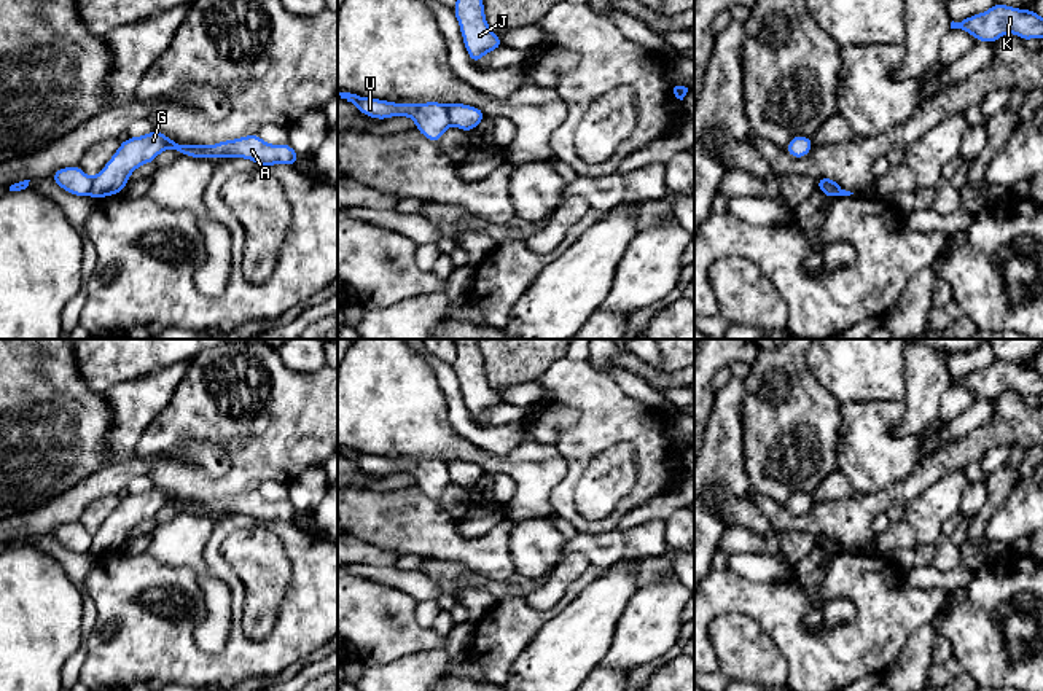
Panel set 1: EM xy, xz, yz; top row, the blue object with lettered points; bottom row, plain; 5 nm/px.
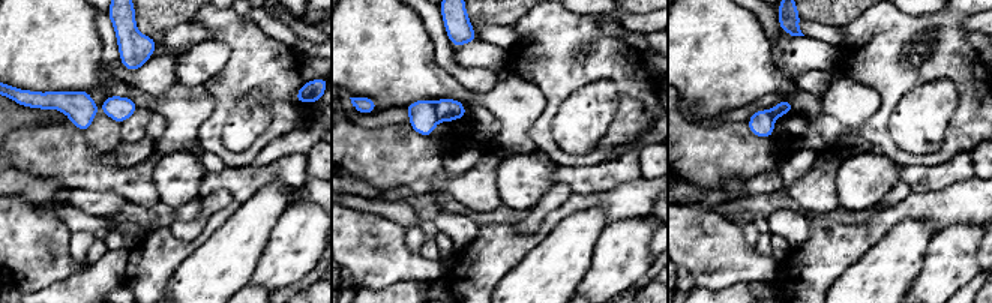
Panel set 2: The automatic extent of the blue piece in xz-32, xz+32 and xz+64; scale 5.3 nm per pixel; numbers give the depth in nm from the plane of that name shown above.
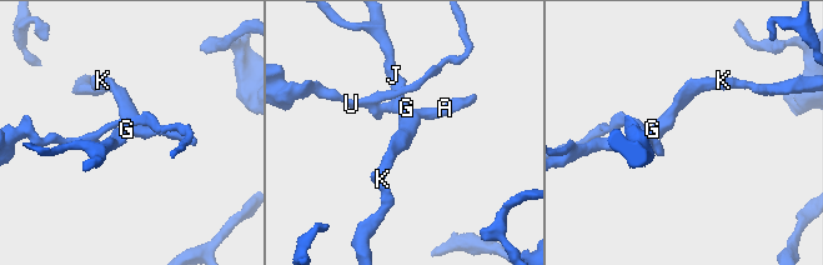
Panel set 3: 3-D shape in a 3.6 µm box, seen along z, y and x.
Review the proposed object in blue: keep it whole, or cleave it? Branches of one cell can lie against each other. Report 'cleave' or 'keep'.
cleave

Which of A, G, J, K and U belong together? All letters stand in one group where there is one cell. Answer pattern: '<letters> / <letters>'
A G J K / U

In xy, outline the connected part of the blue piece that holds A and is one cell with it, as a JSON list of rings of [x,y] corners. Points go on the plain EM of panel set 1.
[[[153,486],[146,492],[129,494],[119,500],[118,508],[92,535],[89,552],[100,556],[121,549],[127,543],[131,530],[146,519],[154,519],[166,505],[197,516],[245,514],[261,524],[274,521],[296,524],[296,517],[301,514],[288,500],[269,502],[258,490],[218,498],[217,502],[178,502],[174,495]]]

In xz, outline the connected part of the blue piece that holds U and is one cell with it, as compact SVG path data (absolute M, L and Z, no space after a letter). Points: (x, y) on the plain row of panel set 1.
M338 449L341 455L354 460L360 470L385 476L392 473L409 473L416 478L416 486L427 494L430 498L436 500L444 487L449 484L451 478L447 473L447 462L441 459L425 459L425 460L395 460L381 455L361 454L350 449Z

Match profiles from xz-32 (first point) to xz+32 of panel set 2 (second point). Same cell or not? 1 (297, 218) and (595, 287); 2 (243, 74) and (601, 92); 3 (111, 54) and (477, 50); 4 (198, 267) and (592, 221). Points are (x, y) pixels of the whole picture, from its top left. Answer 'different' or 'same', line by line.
1: same
2: different
3: different
4: same

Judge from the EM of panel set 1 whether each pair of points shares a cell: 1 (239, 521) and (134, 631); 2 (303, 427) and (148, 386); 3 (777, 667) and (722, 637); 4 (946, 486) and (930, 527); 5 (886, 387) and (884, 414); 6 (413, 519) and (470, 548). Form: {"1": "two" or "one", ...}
{"1": "one", "2": "two", "3": "one", "4": "one", "5": "two", "6": "one"}

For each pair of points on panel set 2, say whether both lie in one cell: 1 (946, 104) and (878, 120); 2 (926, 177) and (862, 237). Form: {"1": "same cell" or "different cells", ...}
{"1": "different cells", "2": "different cells"}

